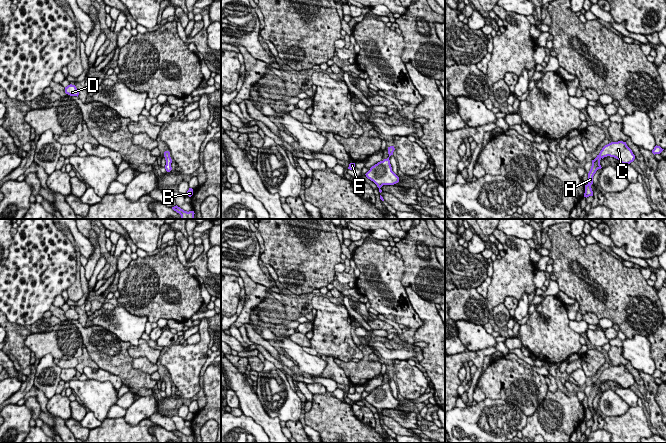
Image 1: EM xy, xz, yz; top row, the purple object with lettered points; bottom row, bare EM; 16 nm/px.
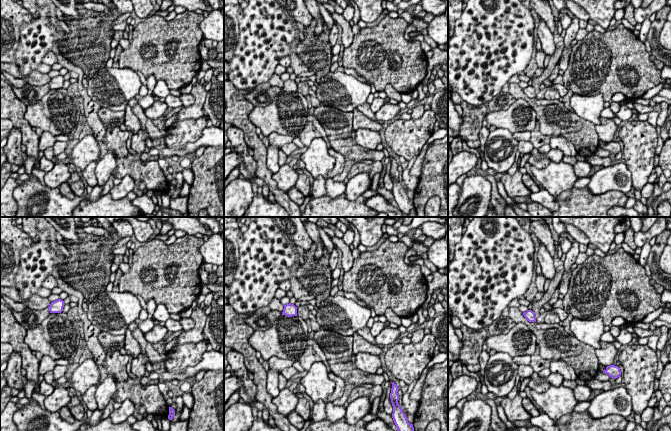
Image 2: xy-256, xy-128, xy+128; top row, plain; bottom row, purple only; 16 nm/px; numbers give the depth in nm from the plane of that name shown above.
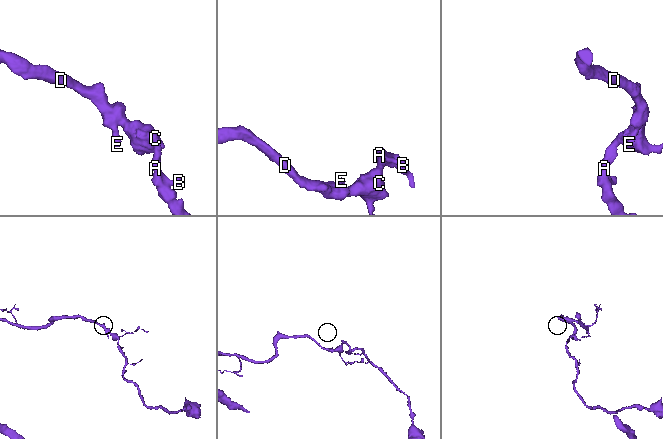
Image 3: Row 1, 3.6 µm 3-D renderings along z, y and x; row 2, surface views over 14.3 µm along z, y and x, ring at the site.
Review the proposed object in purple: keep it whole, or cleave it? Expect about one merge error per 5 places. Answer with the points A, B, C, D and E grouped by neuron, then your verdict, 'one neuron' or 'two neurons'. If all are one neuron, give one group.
A B C D E | one neuron

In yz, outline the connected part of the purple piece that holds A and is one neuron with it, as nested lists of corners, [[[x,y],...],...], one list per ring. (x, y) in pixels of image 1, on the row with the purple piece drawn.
[[[611,142],[605,145],[597,157],[592,160],[592,166],[588,173],[588,184],[585,185],[584,197],[587,198],[589,196],[593,196],[593,191],[591,188],[591,185],[593,184],[593,176],[598,169],[602,168],[600,165],[600,160],[607,156],[618,159],[622,164],[630,164],[635,159],[635,155],[627,146],[626,142]]]

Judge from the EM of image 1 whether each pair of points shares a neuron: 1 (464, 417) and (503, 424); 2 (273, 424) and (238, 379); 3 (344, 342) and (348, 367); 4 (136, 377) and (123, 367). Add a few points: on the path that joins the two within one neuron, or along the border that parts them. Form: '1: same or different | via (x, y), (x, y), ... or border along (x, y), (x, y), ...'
1: same | via (474, 427), (476, 429), (493, 429)
2: same | via (261, 416), (249, 404), (244, 391)
3: different | border along (335, 358), (341, 361), (351, 360)
4: same | via (133, 377), (126, 370)

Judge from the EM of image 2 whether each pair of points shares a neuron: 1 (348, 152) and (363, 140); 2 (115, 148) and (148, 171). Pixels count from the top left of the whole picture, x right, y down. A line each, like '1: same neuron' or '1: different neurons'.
1: different neurons
2: same neuron

